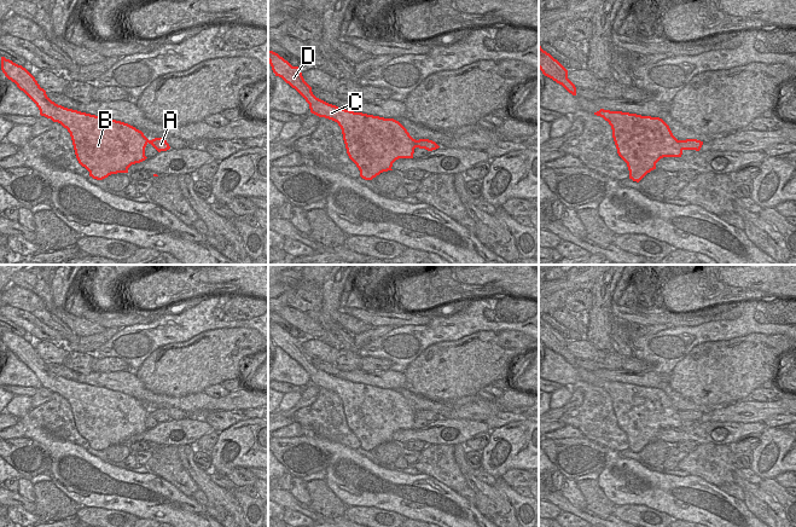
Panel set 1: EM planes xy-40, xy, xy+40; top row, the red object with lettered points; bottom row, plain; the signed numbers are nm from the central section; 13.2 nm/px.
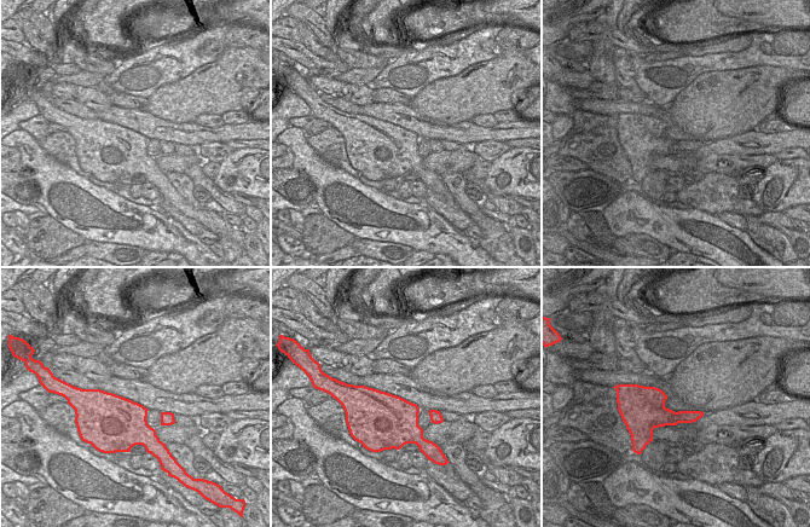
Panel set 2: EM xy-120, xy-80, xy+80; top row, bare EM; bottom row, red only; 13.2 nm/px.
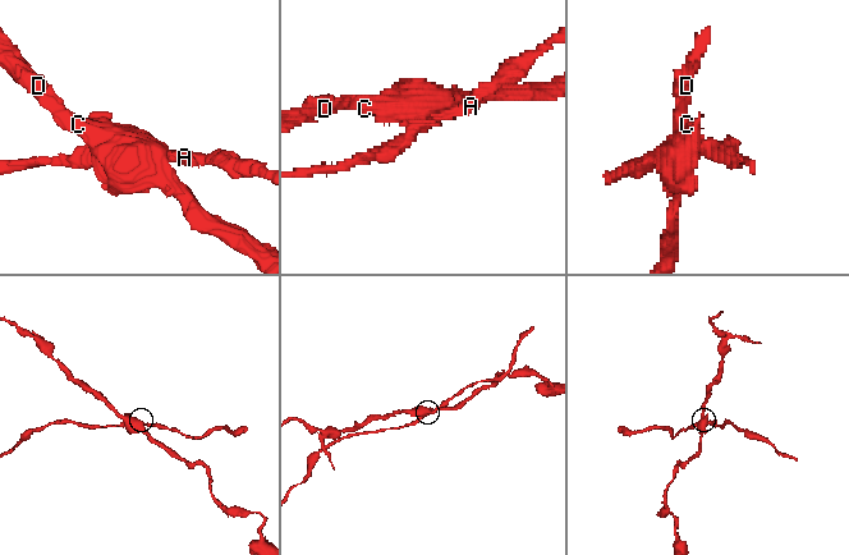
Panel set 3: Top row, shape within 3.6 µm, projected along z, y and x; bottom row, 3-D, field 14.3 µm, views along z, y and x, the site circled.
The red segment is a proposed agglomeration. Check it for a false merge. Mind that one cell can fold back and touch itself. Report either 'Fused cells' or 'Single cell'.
Fused cells

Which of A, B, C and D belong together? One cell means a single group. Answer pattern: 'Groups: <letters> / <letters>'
Groups: A / B C D

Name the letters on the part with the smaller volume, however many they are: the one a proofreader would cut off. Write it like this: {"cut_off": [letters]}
{"cut_off": ["A"]}

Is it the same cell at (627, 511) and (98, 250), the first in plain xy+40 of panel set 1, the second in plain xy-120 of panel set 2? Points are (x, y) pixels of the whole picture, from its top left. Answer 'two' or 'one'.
one

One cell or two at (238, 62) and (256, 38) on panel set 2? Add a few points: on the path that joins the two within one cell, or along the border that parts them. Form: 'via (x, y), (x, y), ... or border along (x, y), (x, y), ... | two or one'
border along (226, 46), (255, 47), (258, 50) | two

